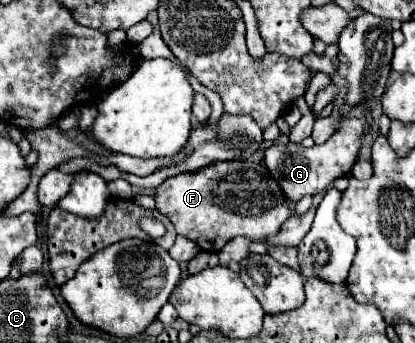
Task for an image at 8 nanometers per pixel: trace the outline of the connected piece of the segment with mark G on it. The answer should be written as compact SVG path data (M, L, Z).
M341 118L339 130L325 142L325 144L315 144L311 148L305 148L301 144L273 144L271 148L265 150L265 166L271 174L273 180L281 186L285 198L289 202L299 202L303 196L317 196L323 194L329 184L341 176L347 176L359 156L363 140L363 126L361 120L357 118Z

